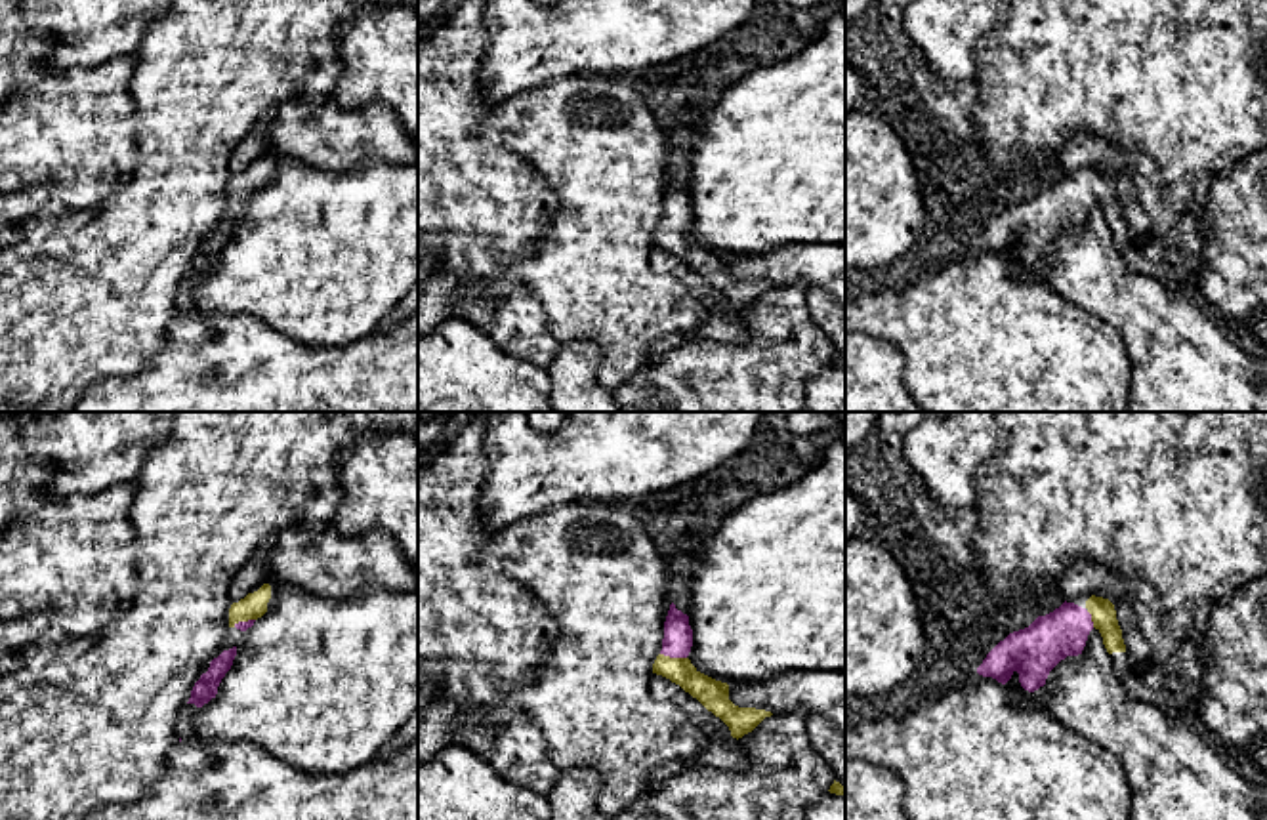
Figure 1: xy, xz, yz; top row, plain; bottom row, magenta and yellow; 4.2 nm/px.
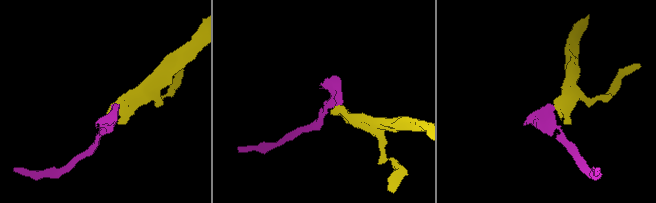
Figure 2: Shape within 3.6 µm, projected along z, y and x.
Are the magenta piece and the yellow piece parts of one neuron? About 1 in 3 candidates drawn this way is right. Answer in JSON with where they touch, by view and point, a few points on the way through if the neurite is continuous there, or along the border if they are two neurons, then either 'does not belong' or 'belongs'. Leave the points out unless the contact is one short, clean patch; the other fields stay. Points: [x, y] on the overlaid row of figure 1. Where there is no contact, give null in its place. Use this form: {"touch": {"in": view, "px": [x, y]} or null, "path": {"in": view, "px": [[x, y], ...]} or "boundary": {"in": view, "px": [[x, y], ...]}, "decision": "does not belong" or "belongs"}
{"touch": {"in": "xz", "px": [674, 656]}, "path": {"in": "xz", "px": [[678, 635], [674, 656], [701, 687], [714, 695]]}, "decision": "belongs"}

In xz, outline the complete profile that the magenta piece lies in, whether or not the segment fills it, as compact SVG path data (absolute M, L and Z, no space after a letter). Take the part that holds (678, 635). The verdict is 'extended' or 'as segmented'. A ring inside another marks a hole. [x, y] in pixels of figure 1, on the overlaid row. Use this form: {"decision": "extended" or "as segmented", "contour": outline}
{"decision": "extended", "contour": "M670 605L664 622L662 650L653 664L653 673L670 679L719 717L733 738L752 732L771 711L738 707L729 700L729 685L700 673L687 658L693 646L689 616Z"}

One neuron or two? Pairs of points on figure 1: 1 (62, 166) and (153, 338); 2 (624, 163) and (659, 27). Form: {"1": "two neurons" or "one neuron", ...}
{"1": "two neurons", "2": "two neurons"}

